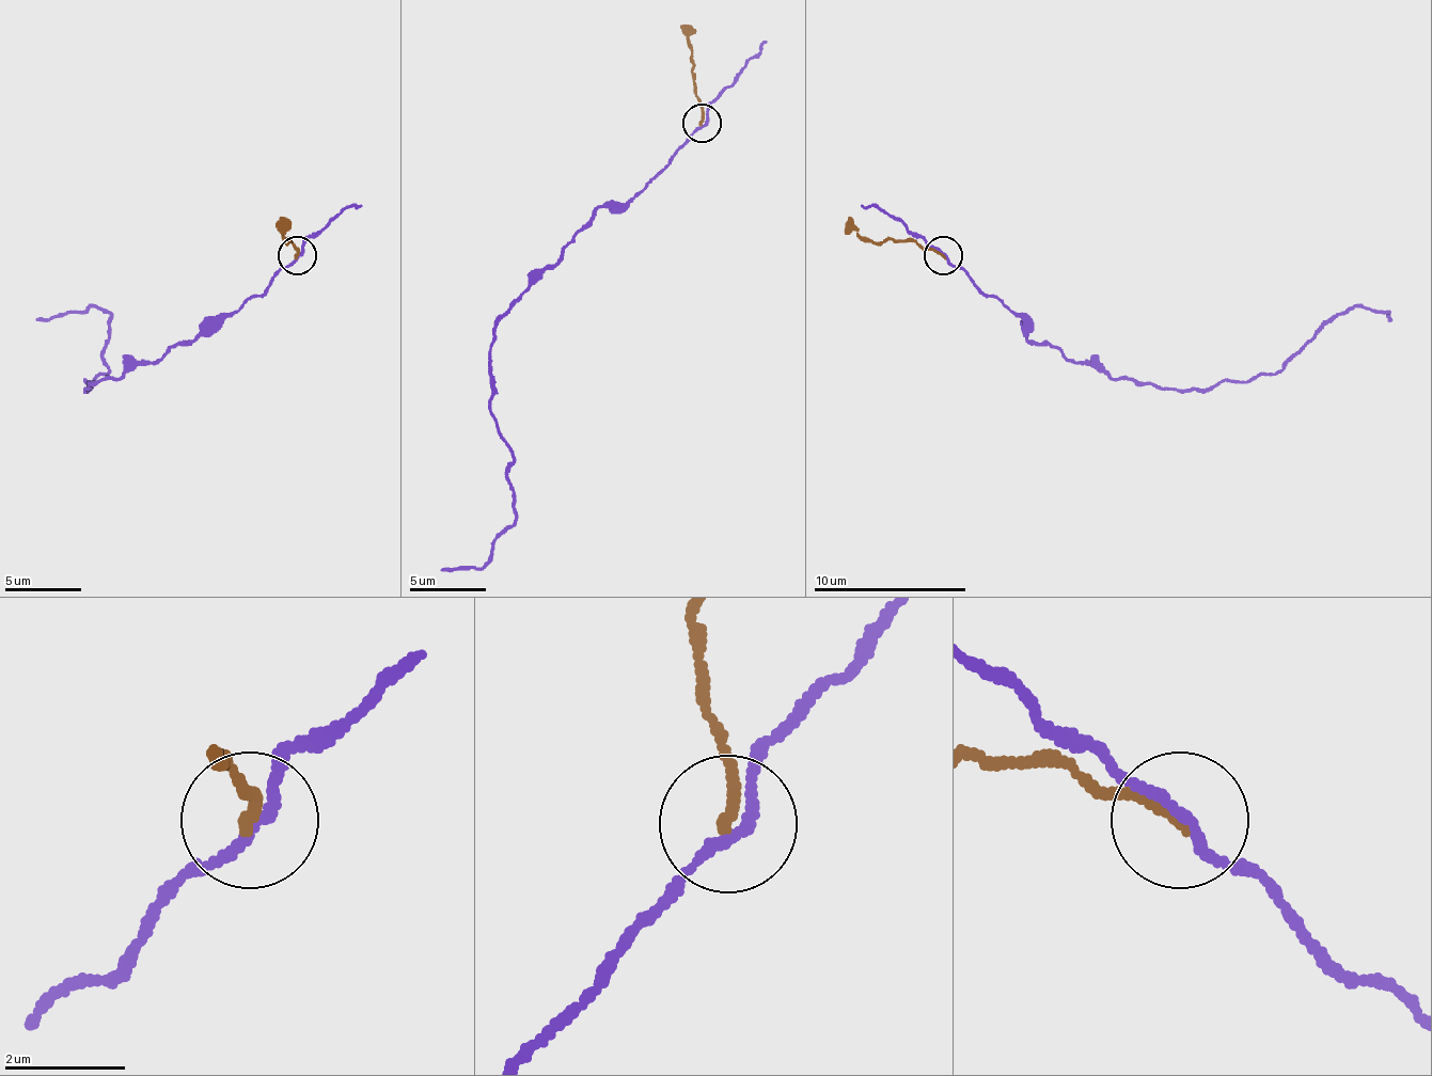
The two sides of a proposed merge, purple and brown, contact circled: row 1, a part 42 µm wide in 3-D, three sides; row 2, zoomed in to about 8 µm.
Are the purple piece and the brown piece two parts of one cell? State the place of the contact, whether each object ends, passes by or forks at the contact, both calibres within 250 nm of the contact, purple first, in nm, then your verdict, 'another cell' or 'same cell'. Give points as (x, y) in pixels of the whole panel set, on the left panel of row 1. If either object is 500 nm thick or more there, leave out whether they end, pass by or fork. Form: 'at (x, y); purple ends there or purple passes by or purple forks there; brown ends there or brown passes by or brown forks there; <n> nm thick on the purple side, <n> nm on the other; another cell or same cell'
at (297, 255); purple passes by; brown ends there; 170 nm thick on the purple side, 170 nm on the other; another cell

